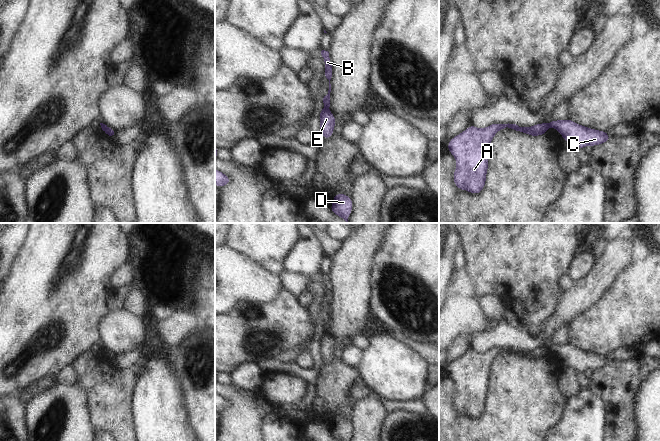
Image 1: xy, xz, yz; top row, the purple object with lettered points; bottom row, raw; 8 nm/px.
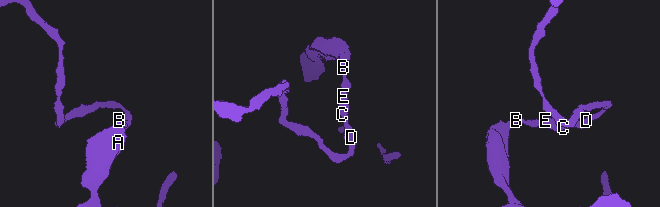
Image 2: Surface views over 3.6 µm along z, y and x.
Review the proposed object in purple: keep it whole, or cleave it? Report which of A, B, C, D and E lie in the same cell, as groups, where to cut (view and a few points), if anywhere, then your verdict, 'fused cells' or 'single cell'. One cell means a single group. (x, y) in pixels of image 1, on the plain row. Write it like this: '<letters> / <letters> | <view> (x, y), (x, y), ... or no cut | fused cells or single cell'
A B / C D E | xz (324, 331), (327, 334) | fused cells

